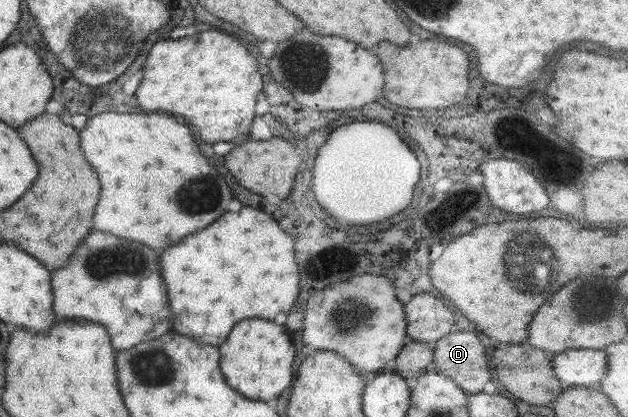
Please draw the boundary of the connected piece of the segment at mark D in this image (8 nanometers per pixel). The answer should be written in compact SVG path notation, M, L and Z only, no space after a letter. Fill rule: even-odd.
M450 331L434 342L432 363L441 375L449 377L453 383L464 391L466 396L480 393L485 383L491 380L491 365L487 365L485 347L479 343L479 339L473 333L457 333Z

